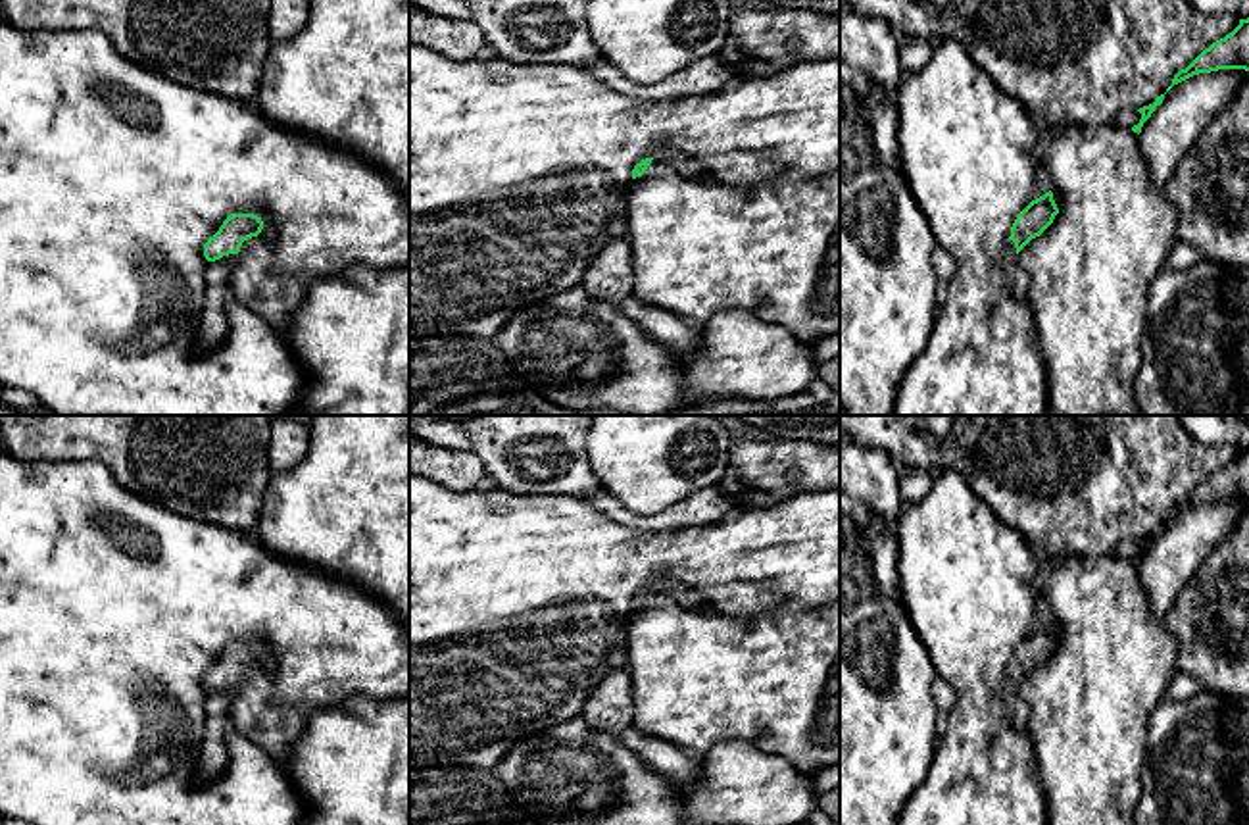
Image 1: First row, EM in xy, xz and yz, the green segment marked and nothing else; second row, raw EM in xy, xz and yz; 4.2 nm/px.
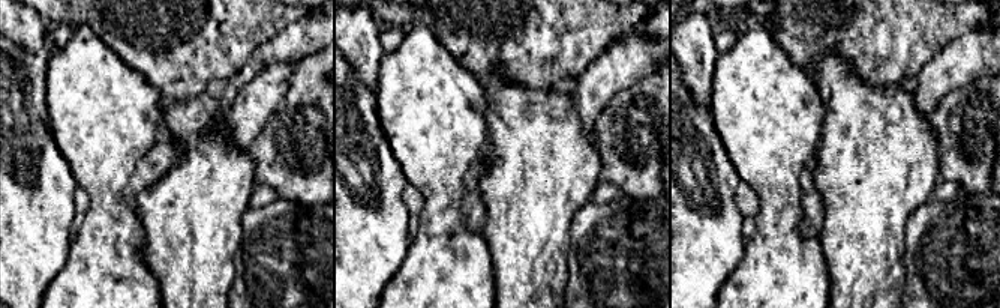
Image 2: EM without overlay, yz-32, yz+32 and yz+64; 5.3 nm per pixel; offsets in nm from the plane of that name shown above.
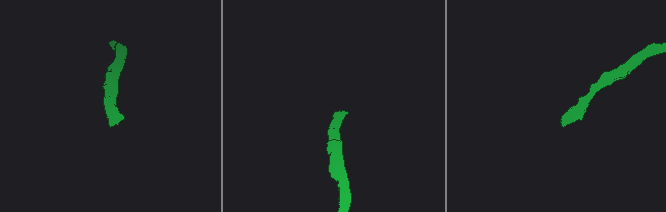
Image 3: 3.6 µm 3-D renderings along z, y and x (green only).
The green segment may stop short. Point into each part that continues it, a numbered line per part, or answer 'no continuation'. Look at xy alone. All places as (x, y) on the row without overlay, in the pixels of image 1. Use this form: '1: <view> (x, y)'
1: xy (273, 727)

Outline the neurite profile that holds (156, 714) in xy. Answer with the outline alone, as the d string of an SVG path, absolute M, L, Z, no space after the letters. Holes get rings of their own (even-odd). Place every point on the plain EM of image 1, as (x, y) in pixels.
M0 454L0 815L29 825L306 825L309 806L294 783L265 750L233 727L227 733L229 763L211 781L194 777L206 733L204 675L231 644L254 644L263 652L273 704L307 712L346 702L350 696L375 700L409 694L409 640L396 612L365 588L309 565L271 554L254 533L204 523L121 487L98 460L19 462Z

